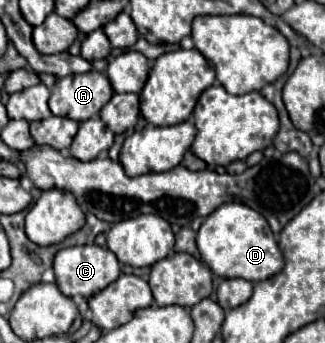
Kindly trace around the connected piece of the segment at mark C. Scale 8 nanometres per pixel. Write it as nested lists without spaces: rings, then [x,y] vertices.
[[[85,244],[85,246],[69,246],[57,252],[55,256],[55,278],[57,286],[65,296],[85,296],[91,298],[93,294],[107,288],[113,280],[119,278],[121,266],[117,256],[109,248],[101,248],[97,244]]]

